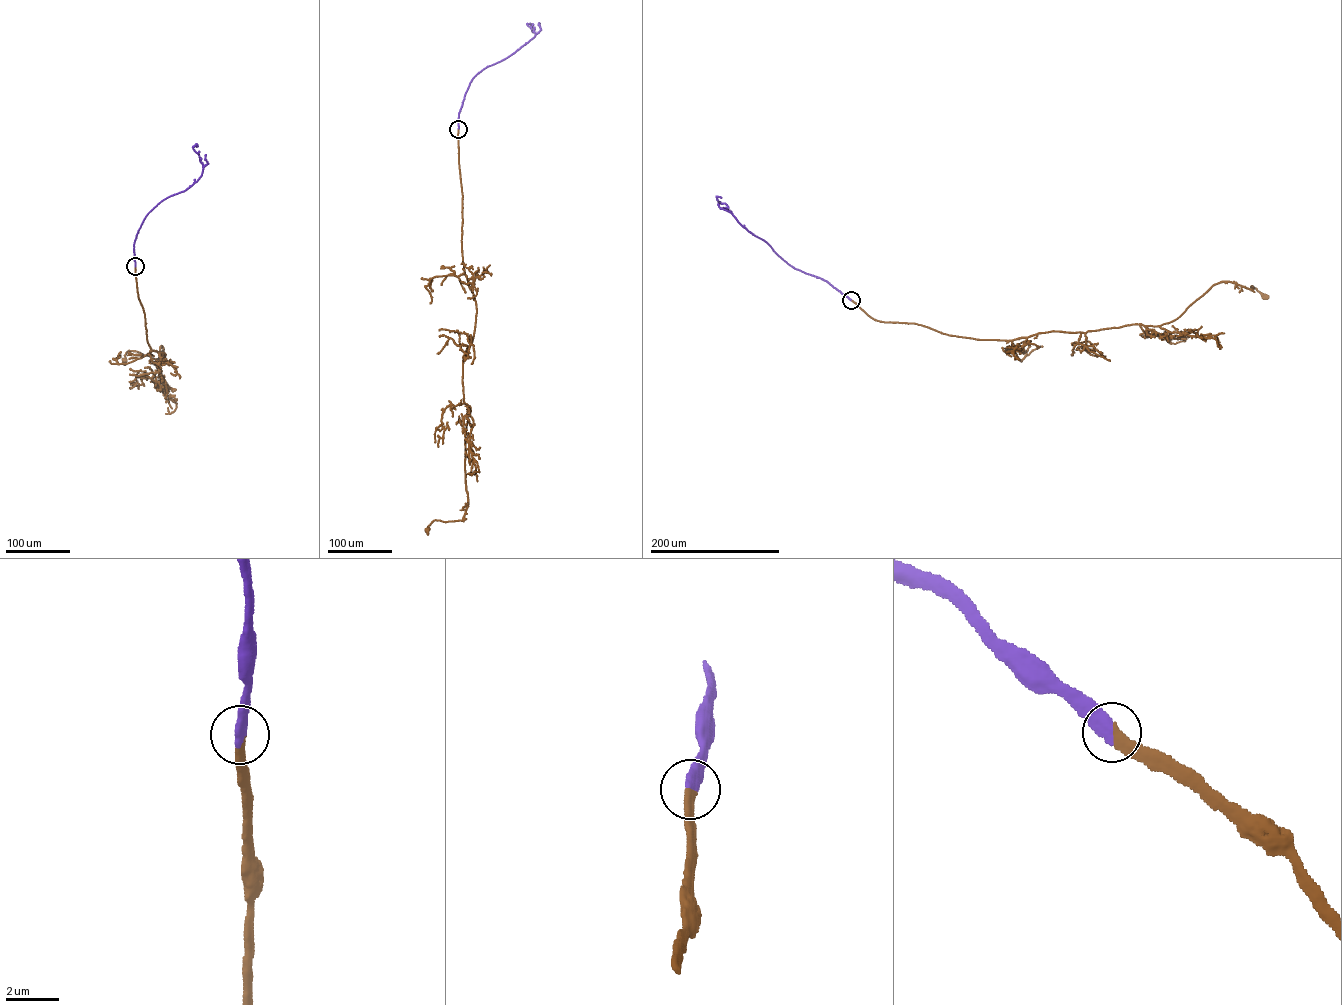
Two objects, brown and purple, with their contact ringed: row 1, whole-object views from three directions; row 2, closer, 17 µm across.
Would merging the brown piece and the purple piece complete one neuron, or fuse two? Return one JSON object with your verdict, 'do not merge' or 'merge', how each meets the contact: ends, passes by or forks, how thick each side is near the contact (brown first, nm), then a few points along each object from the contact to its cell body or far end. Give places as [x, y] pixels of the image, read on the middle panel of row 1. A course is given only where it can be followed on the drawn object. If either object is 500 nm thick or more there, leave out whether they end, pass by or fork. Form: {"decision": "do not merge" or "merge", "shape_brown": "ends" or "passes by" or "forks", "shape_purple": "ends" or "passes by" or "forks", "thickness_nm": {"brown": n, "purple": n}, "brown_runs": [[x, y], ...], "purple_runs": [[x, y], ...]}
{"decision": "merge", "shape_brown": "ends", "shape_purple": "ends", "thickness_nm": {"brown": 400, "purple": 480}, "brown_runs": [[458, 130], [462, 261], [476, 312], [463, 364], [467, 505], [462, 520], [434, 520], [427, 530]], "purple_runs": [[458, 129], [459, 113], [473, 77], [534, 37], [535, 33], [527, 24], [530, 24], [530, 28]]}

